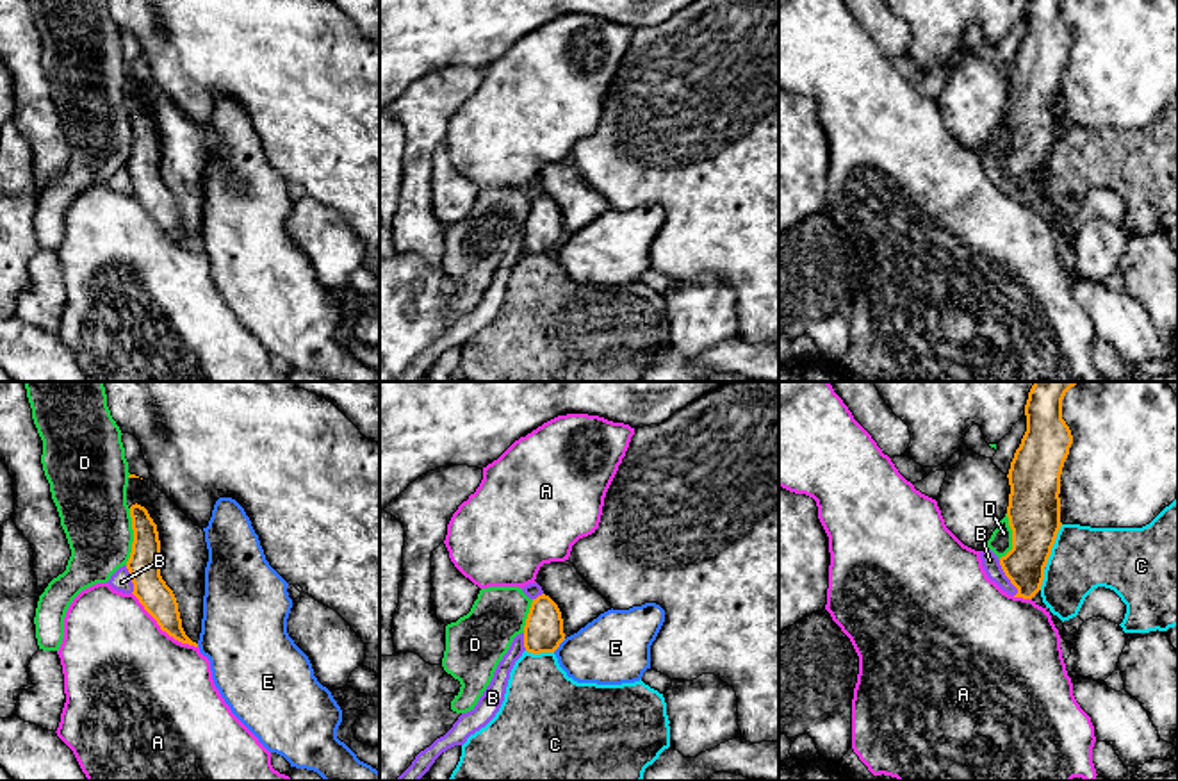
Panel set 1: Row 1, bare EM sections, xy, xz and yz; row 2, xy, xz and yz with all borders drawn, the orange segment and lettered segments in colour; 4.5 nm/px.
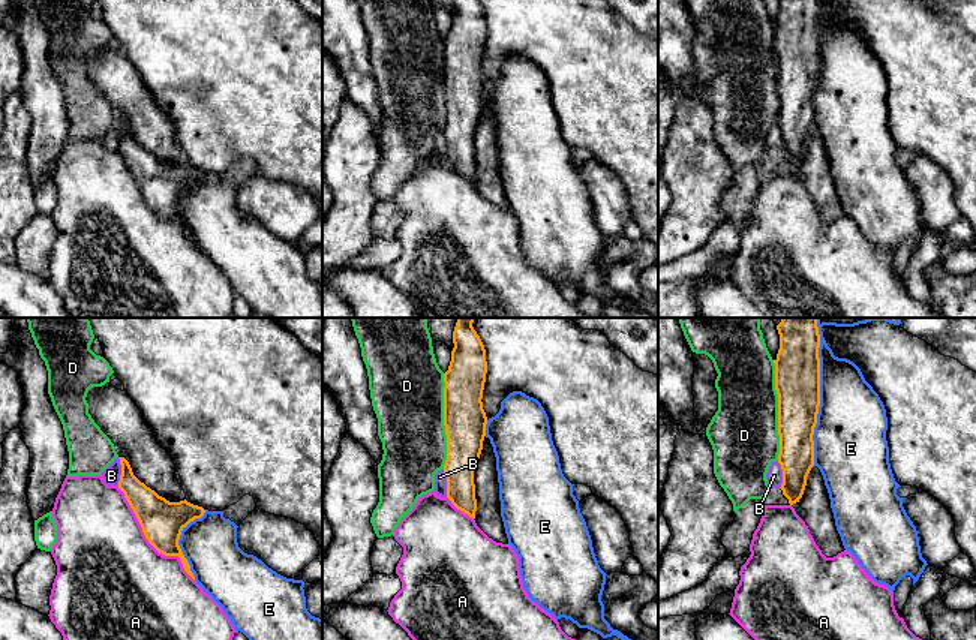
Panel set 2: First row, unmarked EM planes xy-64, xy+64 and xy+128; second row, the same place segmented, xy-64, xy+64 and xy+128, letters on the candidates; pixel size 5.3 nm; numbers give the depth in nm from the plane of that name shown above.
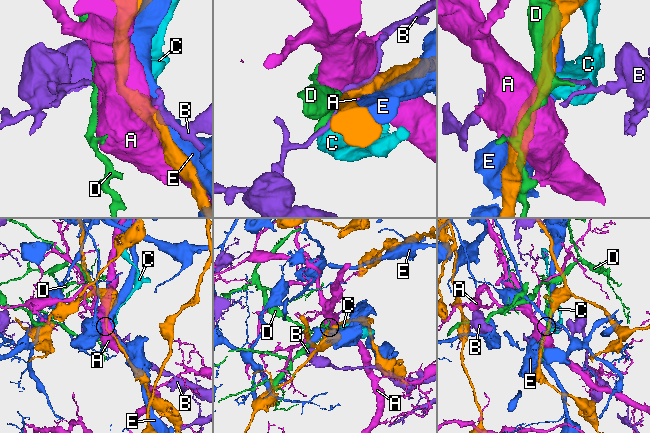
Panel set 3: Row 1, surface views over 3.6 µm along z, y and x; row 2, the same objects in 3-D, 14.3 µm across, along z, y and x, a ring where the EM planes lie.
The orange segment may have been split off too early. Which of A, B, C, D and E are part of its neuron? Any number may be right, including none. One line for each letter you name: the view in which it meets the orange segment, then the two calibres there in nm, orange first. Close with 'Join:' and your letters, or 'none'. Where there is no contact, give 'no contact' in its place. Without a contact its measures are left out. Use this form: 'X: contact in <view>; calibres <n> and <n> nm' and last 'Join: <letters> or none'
Join: none

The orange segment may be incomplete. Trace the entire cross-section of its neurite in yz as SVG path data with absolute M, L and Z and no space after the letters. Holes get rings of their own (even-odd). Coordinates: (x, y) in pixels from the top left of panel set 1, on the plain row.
M1027 0L1025 16L1027 32L1007 75L1012 150L1000 166L1018 189L1014 198L1032 200L1062 127L1060 75L1073 36L1062 20L1062 0Z

